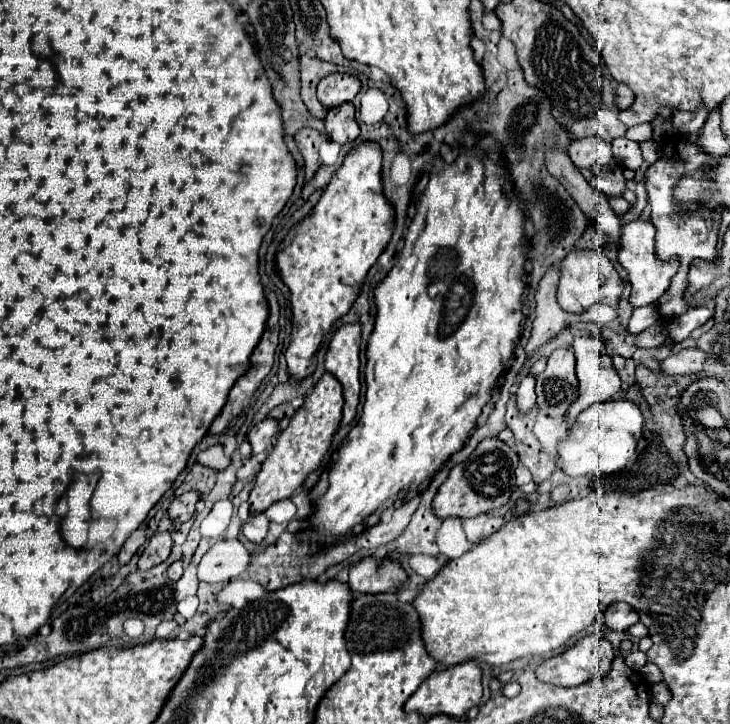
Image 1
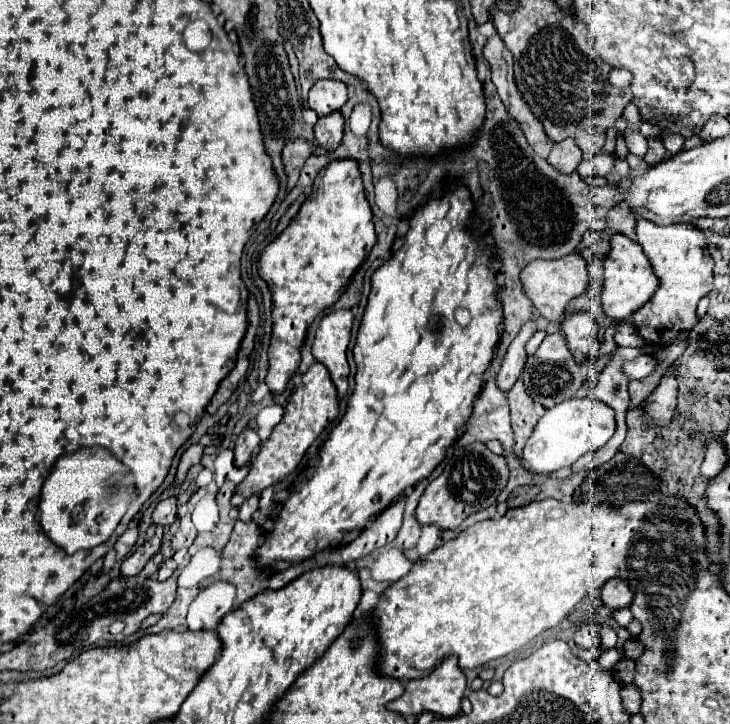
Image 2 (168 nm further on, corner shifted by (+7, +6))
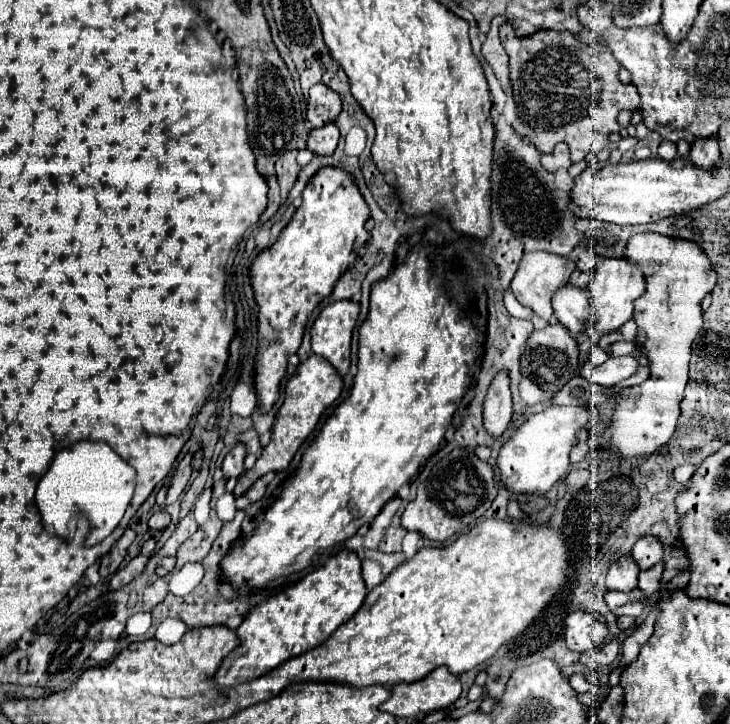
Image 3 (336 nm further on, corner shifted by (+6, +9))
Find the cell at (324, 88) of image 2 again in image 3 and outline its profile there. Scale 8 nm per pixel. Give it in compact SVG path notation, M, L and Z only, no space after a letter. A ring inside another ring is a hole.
M315 84L307 98L307 120L313 128L333 122L341 112L341 96L325 84Z

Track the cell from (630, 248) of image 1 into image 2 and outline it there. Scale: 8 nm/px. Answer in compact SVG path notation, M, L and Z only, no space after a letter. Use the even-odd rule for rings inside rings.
M612 235L610 253L604 259L604 283L602 283L602 311L612 321L622 321L638 311L656 291L658 277L652 273L652 265L642 253L642 247L626 235Z

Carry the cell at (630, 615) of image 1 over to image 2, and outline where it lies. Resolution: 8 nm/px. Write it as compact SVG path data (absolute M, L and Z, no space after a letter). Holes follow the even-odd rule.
M610 579L602 587L602 601L612 611L620 609L620 607L628 607L632 603L632 599L634 599L632 589L622 579Z

